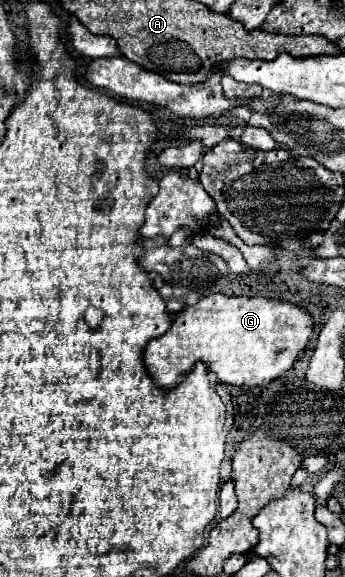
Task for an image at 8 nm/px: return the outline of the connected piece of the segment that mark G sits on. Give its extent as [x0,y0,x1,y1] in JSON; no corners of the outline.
[144,293,312,389]

